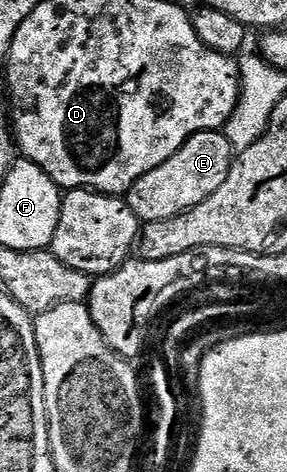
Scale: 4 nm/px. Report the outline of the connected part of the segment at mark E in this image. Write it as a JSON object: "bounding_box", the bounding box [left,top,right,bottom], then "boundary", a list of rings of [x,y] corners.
{"bounding_box":[127,130,235,224],"boundary":[[[224,130],[195,133],[163,165],[155,165],[151,173],[143,173],[127,193],[127,202],[131,213],[141,220],[142,224],[155,221],[167,221],[179,217],[187,209],[195,209],[199,201],[207,201],[231,173],[235,148],[226,137]]]}

